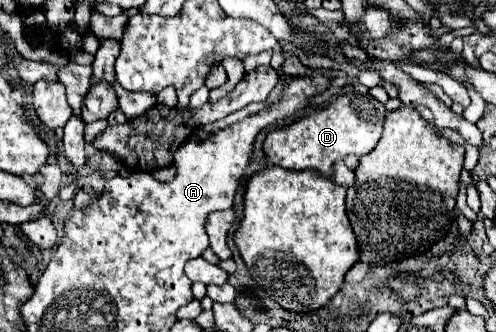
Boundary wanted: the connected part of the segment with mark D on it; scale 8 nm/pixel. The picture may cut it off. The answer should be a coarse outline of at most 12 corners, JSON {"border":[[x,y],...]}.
{"border":[[336,98],[270,130],[264,154],[286,170],[364,156],[382,134],[384,104]]}

